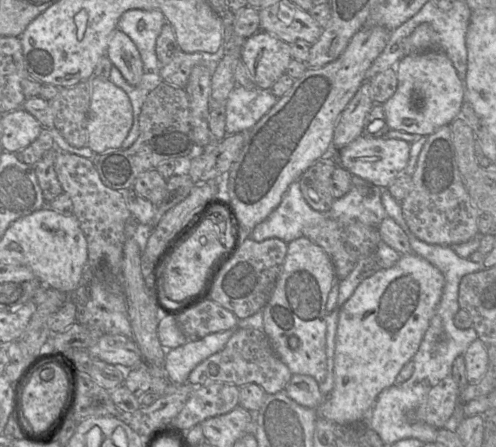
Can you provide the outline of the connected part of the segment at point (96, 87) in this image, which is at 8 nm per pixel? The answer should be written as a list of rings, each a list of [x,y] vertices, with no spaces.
[[[91,78],[91,99],[88,110],[87,146],[95,153],[120,148],[133,124],[133,107],[127,93],[109,79]]]

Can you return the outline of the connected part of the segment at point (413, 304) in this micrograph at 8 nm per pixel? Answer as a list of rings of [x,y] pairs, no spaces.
[[[413,252],[402,255],[393,267],[363,280],[339,313],[332,391],[323,396],[313,377],[293,374],[286,394],[301,406],[317,409],[318,417],[342,425],[366,425],[378,395],[395,384],[403,366],[418,351],[443,287],[442,273]]]

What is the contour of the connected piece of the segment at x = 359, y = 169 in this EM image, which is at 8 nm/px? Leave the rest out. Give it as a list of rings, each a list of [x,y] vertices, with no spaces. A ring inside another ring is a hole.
[[[359,136],[347,146],[338,149],[338,163],[351,175],[356,175],[381,188],[387,188],[403,172],[410,157],[411,143],[397,138]]]

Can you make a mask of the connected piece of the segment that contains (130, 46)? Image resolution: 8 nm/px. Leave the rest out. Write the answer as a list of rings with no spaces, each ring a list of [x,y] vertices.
[[[116,29],[109,41],[106,55],[131,85],[138,85],[144,68],[140,53],[133,40],[120,29]]]

